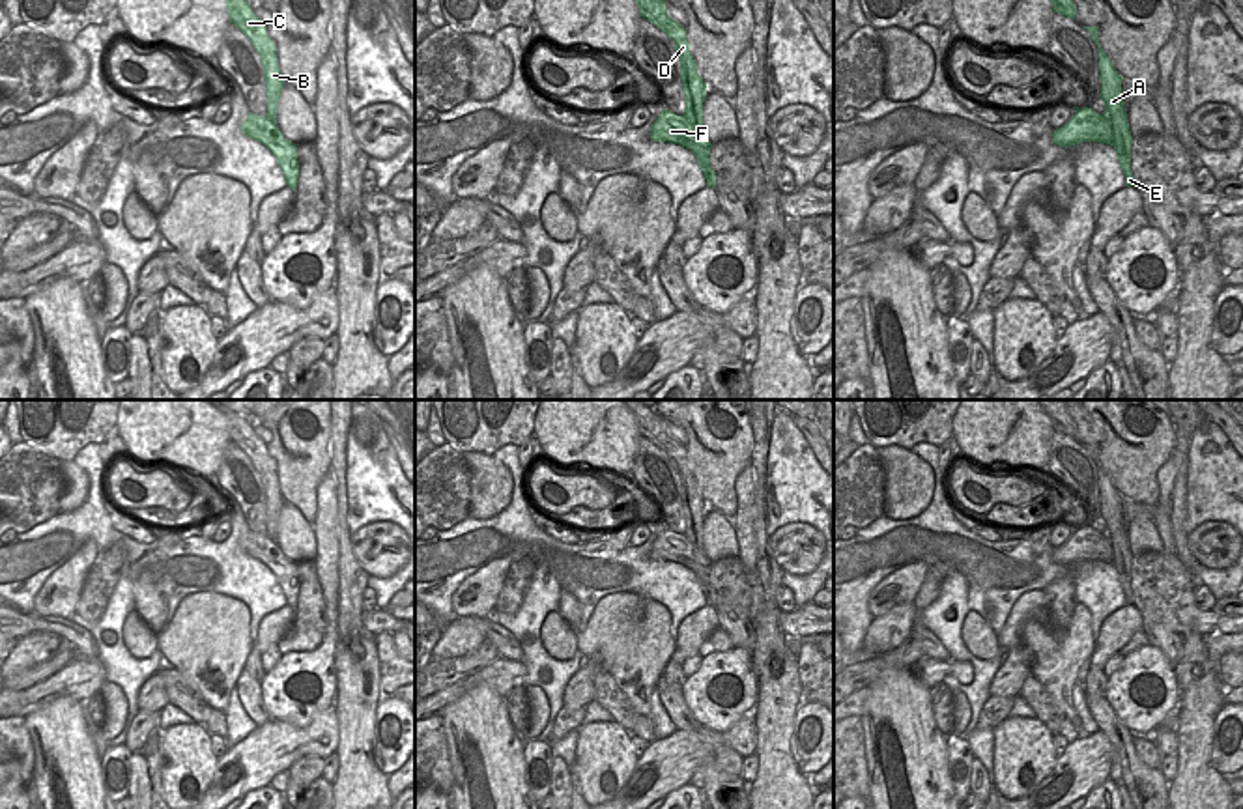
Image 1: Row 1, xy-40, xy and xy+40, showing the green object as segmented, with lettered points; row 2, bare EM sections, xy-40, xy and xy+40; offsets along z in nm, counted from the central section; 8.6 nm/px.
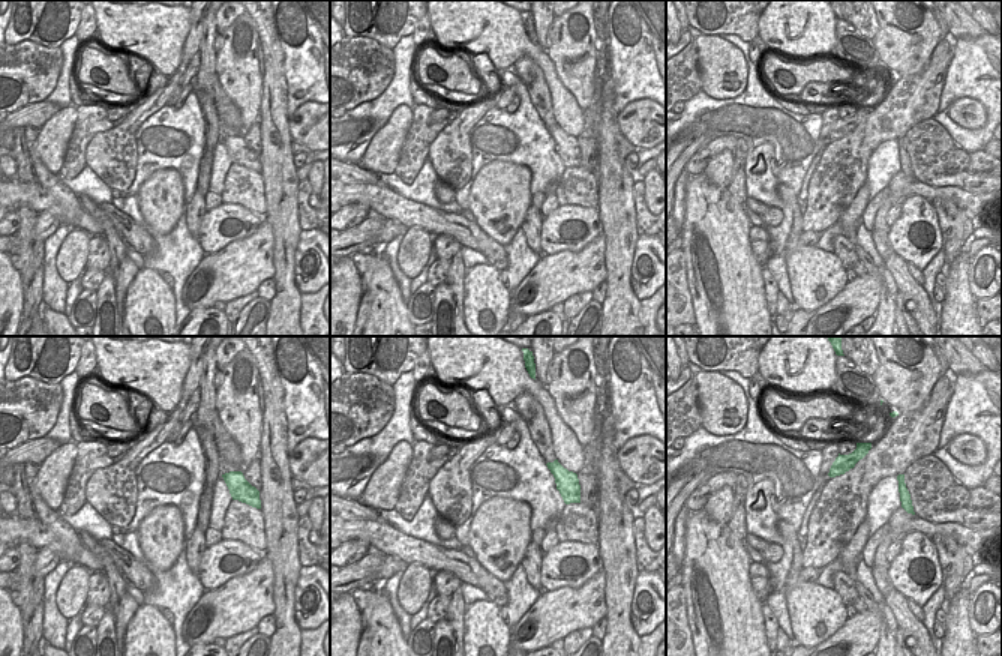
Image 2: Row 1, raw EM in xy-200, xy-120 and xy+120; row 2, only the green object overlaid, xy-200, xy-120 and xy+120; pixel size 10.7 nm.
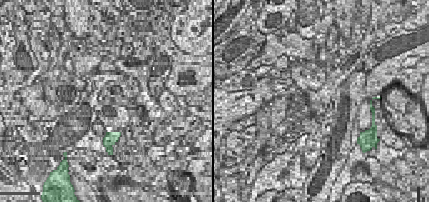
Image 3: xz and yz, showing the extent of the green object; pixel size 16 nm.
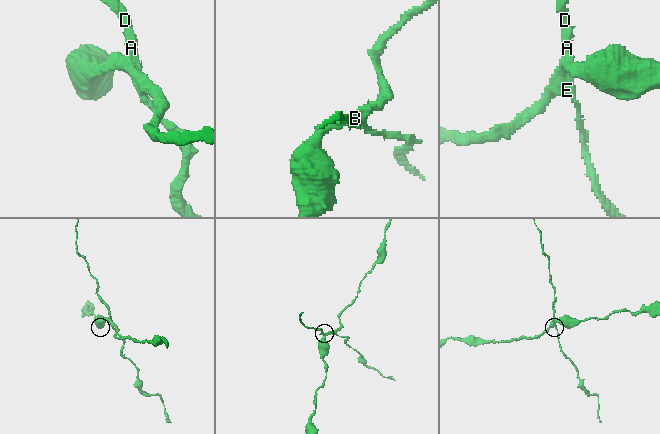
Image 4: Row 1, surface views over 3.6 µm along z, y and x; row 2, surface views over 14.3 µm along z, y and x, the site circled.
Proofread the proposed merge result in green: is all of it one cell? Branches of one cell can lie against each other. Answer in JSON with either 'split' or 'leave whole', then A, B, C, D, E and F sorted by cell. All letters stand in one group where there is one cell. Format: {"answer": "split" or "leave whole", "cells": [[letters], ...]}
{"answer": "split", "cells": [["A", "B", "C", "D", "E"], ["F"]]}

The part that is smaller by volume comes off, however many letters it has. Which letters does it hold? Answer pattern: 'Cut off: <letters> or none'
Cut off: A, B, C, D, E

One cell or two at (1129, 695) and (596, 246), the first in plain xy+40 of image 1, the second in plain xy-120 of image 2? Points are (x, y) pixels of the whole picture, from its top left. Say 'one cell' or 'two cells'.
two cells

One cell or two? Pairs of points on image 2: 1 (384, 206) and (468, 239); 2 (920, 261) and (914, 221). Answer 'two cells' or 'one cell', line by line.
1: one cell
2: one cell

